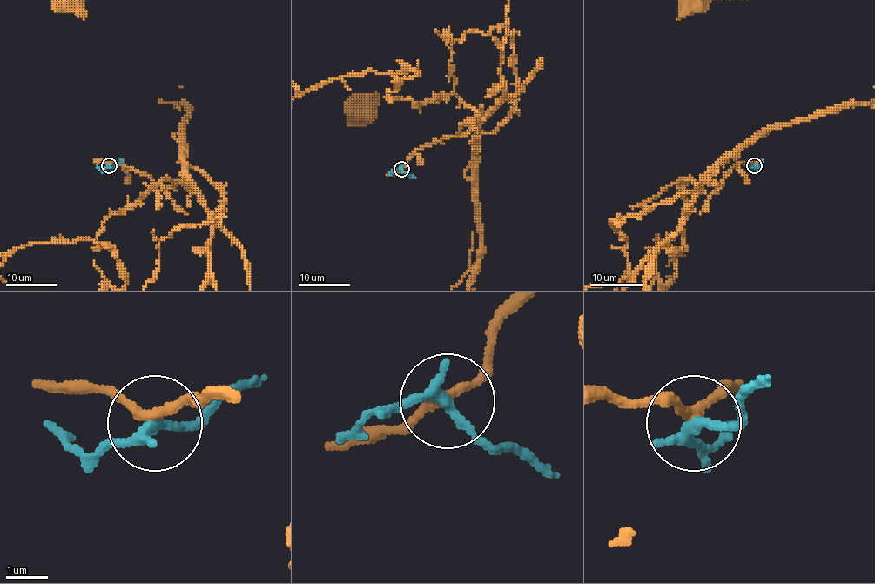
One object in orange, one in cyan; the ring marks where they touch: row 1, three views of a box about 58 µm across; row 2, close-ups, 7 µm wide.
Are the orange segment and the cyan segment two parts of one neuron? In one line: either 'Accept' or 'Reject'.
Reject

